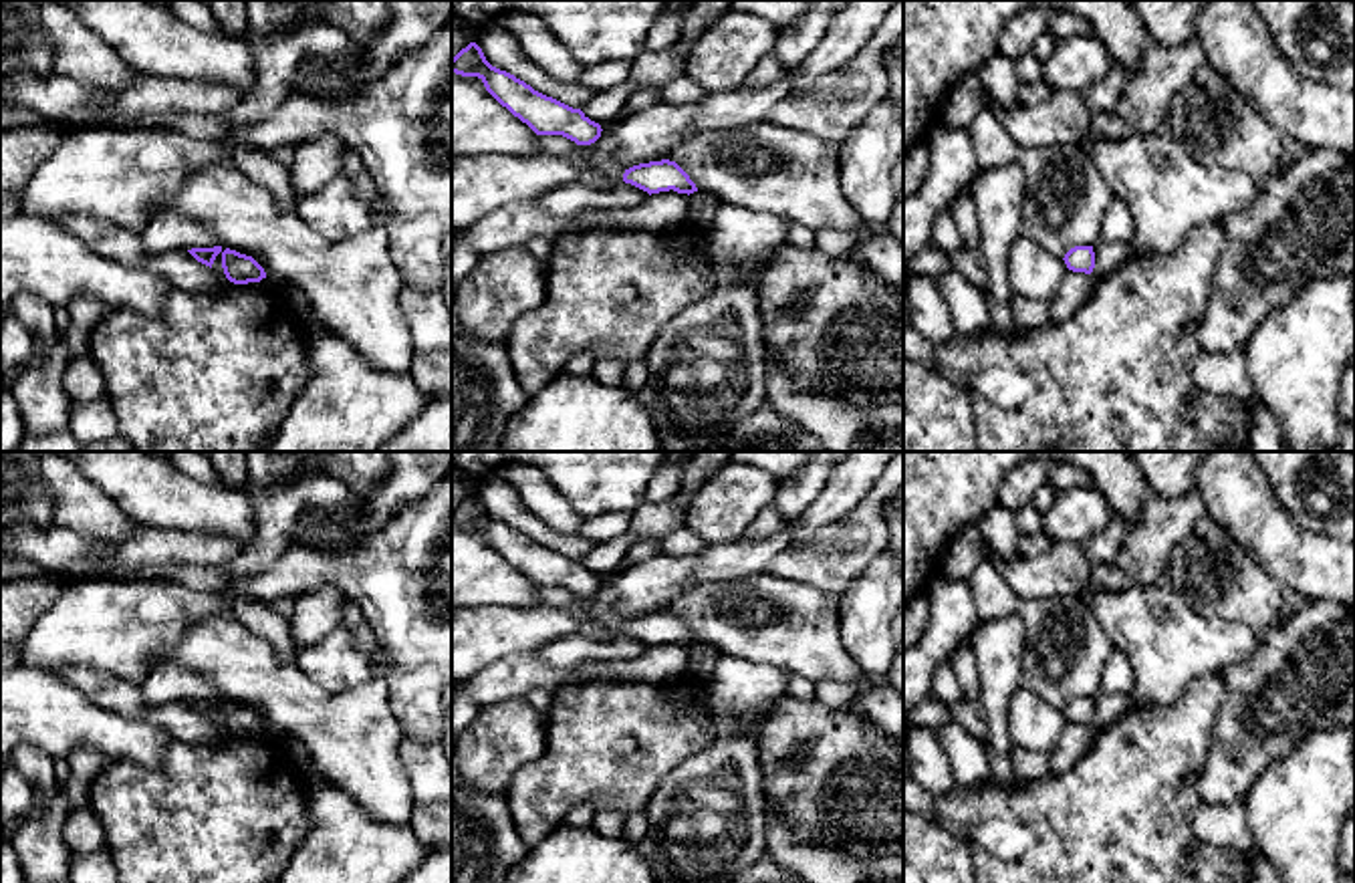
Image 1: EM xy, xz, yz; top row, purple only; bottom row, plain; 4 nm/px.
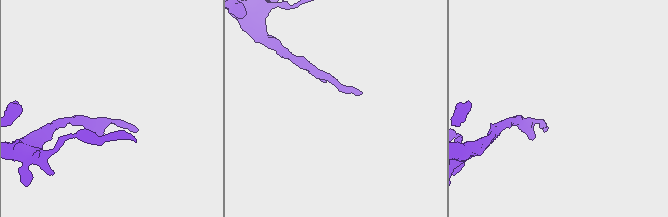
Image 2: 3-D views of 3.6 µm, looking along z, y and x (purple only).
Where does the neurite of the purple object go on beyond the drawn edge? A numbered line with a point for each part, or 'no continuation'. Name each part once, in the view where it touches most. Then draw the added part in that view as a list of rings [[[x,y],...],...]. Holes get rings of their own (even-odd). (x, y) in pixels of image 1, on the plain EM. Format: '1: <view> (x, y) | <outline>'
no continuation

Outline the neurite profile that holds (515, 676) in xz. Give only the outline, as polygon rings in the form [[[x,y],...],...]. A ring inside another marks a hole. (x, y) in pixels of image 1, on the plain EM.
[[[673,641],[651,645],[635,659],[607,661],[591,657],[571,669],[548,667],[532,653],[508,655],[498,663],[490,663],[468,681],[456,683],[456,687],[464,689],[480,708],[486,708],[526,698],[536,687],[557,691],[561,685],[587,677],[673,683],[688,673],[688,655],[690,647]]]

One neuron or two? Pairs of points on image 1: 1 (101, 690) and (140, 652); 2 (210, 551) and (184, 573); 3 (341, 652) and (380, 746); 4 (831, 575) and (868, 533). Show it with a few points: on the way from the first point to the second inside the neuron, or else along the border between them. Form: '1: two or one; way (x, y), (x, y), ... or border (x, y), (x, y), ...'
1: two; border (69, 666), (107, 670), (138, 684)
2: two; border (222, 563), (168, 563), (148, 569)
3: two; border (380, 670), (335, 692), (309, 680)
4: one; way (835, 565), (857, 543)

